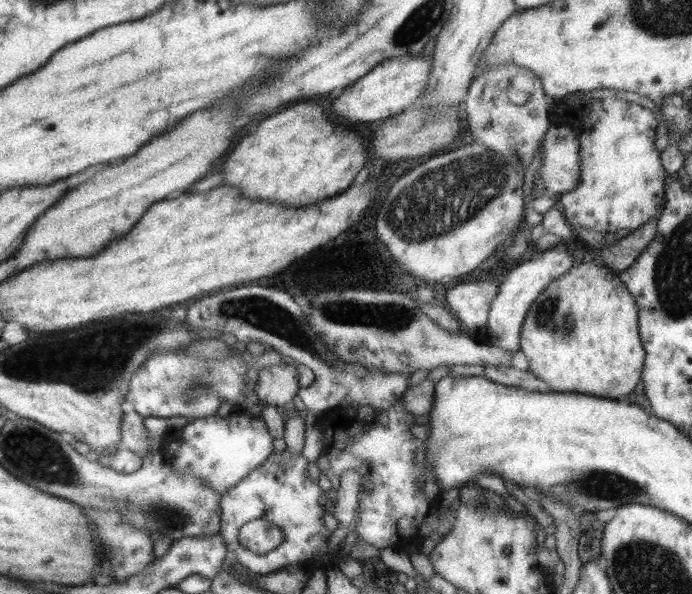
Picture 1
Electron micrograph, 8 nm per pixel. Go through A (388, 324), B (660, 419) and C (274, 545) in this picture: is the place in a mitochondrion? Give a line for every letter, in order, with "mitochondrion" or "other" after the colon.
A: mitochondrion
B: other
C: other

